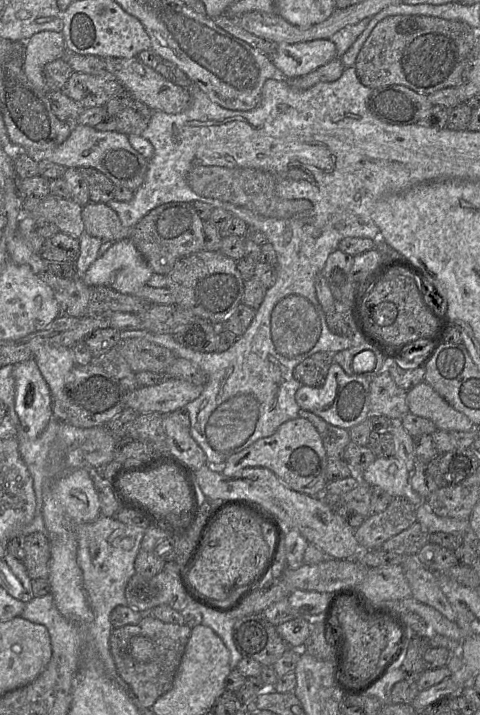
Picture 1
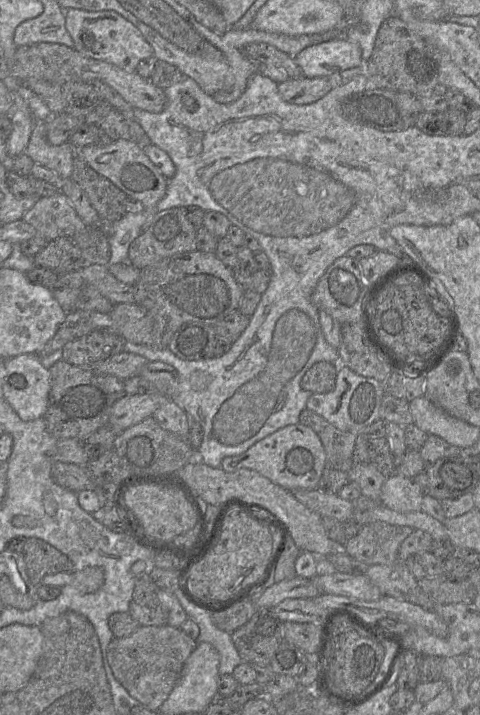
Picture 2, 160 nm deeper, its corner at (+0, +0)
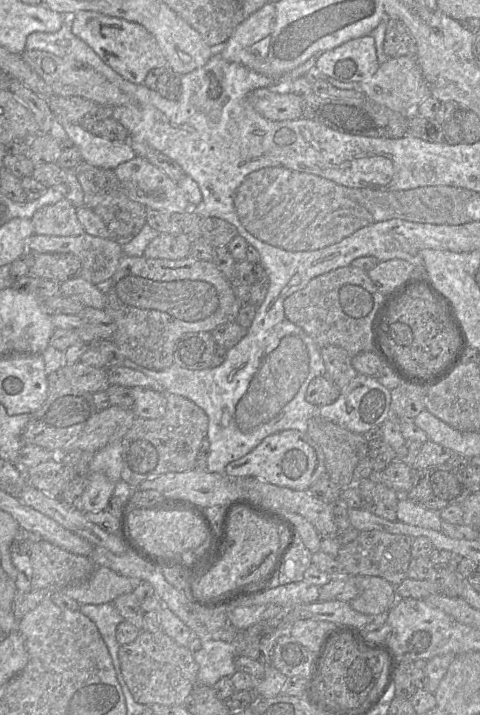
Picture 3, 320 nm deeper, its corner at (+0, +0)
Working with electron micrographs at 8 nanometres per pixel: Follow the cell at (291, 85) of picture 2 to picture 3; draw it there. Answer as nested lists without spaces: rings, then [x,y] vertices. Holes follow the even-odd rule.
[[[258,88],[247,95],[247,101],[269,120],[295,120],[302,117],[302,96],[294,93],[278,93],[272,88]]]

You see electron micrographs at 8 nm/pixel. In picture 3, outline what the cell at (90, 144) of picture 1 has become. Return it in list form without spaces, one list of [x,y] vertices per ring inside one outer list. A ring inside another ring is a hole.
[[[140,156],[120,164],[113,171],[129,199],[147,209],[167,215],[191,210],[191,203],[178,184]]]

